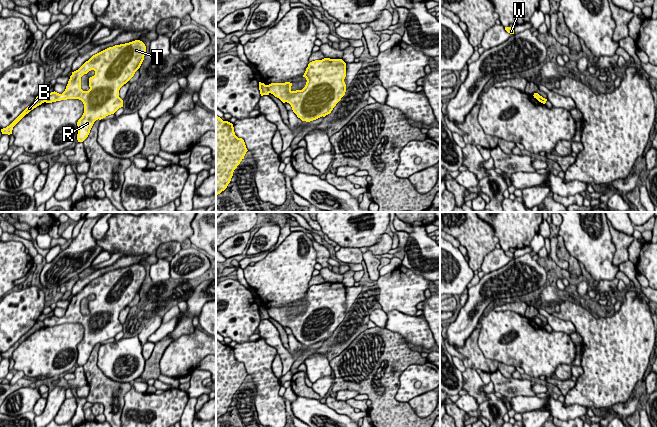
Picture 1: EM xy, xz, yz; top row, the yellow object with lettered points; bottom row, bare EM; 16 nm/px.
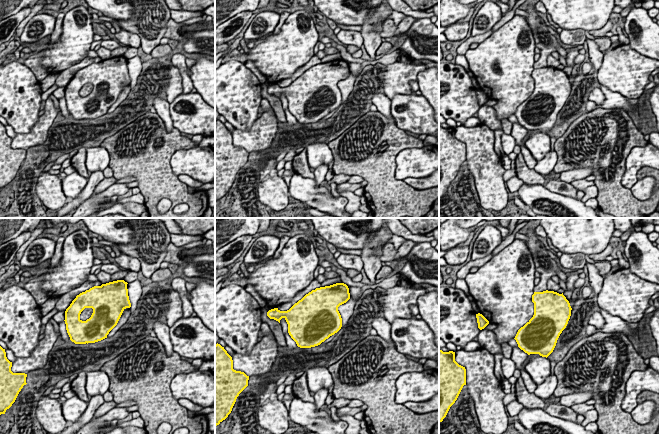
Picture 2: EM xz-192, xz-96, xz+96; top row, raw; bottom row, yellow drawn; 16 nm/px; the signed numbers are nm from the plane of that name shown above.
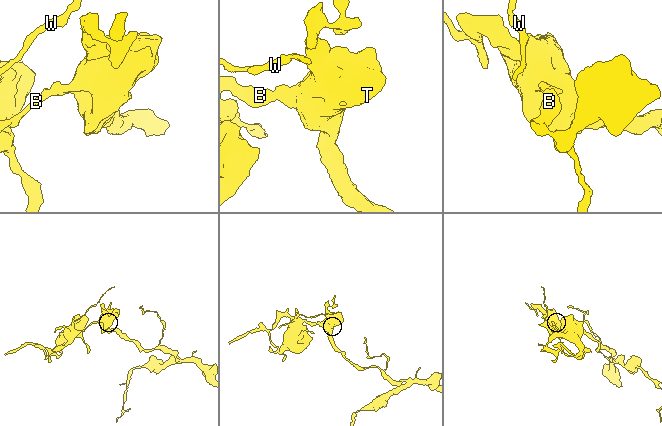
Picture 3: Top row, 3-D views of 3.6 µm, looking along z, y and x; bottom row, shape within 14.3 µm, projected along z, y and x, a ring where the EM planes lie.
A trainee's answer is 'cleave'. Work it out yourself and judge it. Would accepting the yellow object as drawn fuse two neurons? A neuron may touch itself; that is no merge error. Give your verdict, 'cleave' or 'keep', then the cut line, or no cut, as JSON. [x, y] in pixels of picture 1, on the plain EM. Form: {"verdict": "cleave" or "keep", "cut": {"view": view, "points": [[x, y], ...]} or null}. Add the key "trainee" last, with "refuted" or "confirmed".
{"verdict": "cleave", "cut": {"view": "xz", "points": [[266, 309], [269, 316]]}, "trainee": "confirmed"}

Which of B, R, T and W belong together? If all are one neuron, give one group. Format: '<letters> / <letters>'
B W / R T

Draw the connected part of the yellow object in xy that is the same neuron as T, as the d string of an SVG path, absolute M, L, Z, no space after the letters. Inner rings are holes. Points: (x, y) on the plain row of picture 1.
M140 264L109 271L86 285L78 294L72 296L65 315L62 318L57 316L47 317L43 323L46 327L52 327L67 323L79 323L84 328L84 337L78 344L78 366L83 366L89 359L96 344L101 344L108 339L114 338L123 331L123 324L119 321L120 312L126 308L140 292L146 277L146 270ZM94 294L95 299L89 302L88 315L81 313L81 301L89 295Z

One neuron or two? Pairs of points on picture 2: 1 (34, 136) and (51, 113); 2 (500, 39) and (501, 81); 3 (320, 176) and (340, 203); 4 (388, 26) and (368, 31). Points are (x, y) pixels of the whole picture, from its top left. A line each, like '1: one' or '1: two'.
1: one
2: one
3: two
4: two

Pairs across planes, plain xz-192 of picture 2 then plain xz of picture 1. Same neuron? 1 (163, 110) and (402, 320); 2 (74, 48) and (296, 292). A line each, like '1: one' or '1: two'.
1: two
2: one

